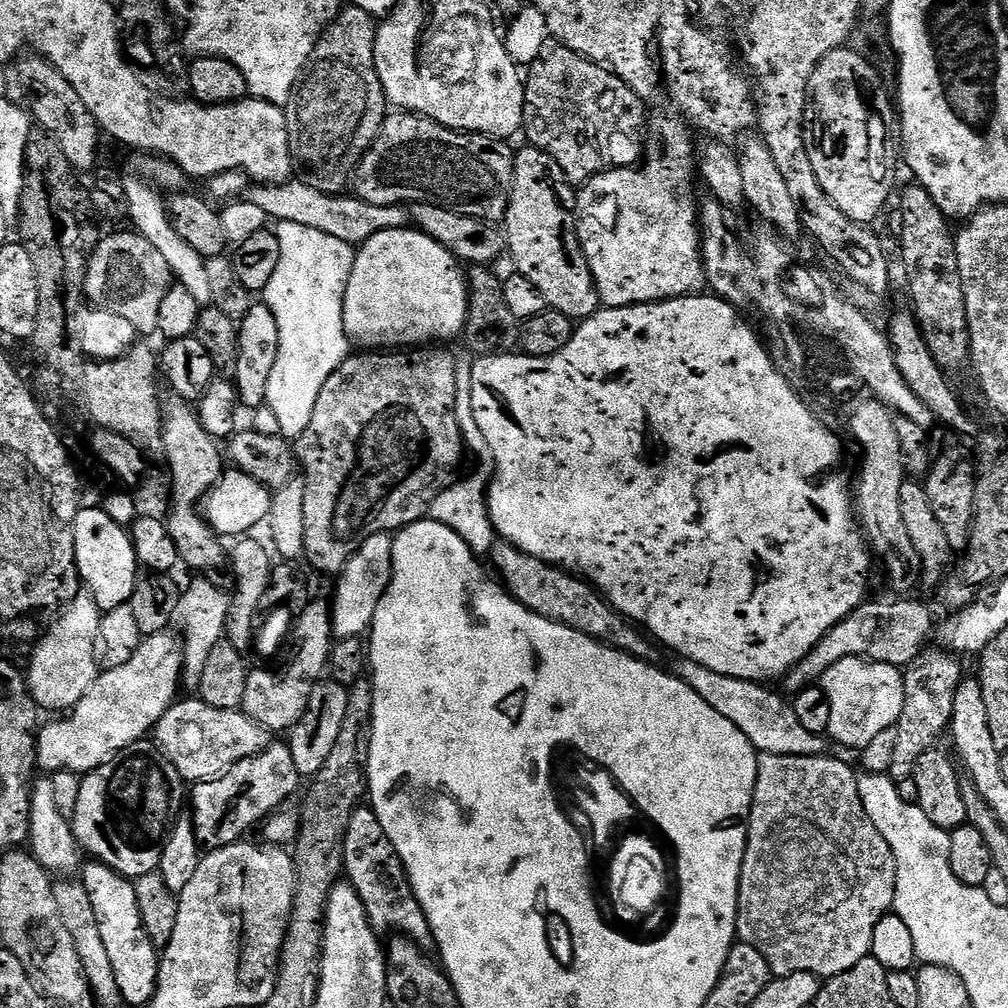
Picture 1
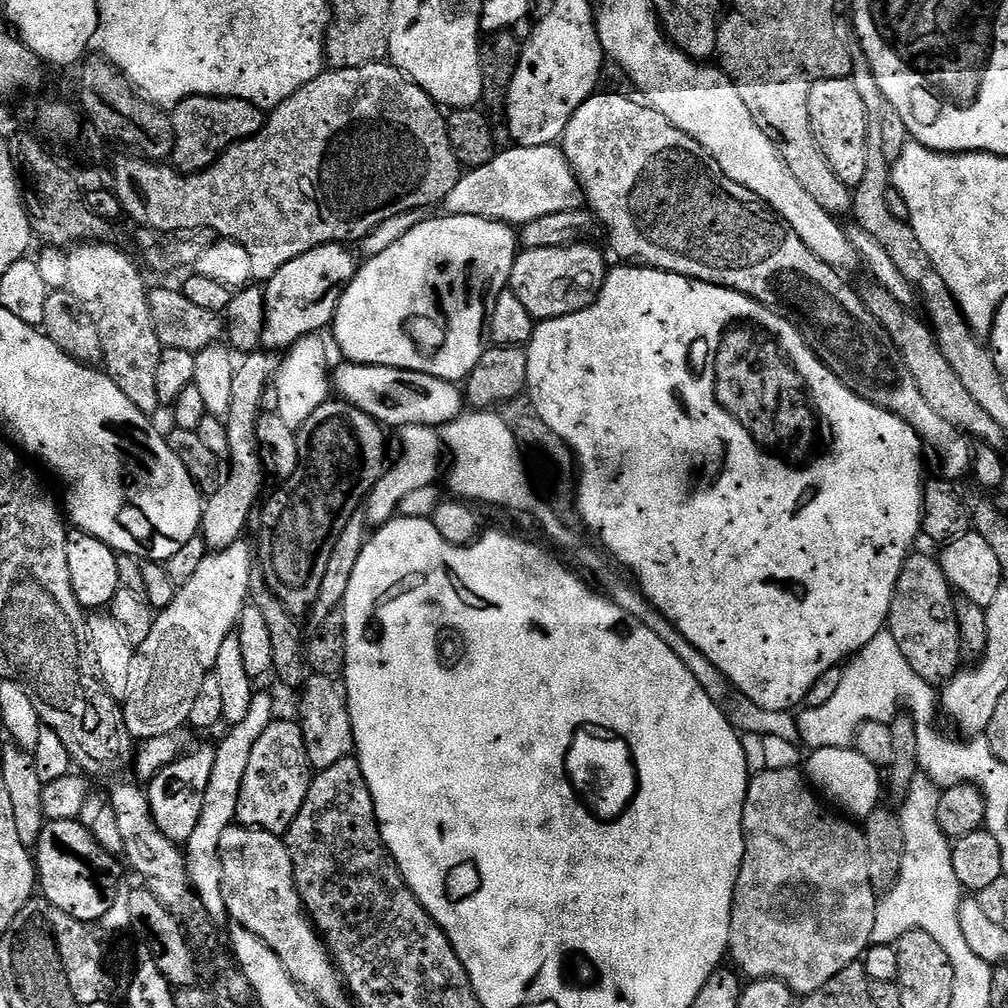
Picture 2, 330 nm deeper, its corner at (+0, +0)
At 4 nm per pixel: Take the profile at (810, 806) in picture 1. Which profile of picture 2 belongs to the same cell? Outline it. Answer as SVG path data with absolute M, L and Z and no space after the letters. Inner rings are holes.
M799 767L760 770L749 779L744 803L744 857L732 895L728 943L731 963L745 977L781 980L792 993L803 998L826 986L834 974L842 974L846 966L857 963L868 951L878 893L870 882L863 827L852 824L855 823L851 819L825 807Z

